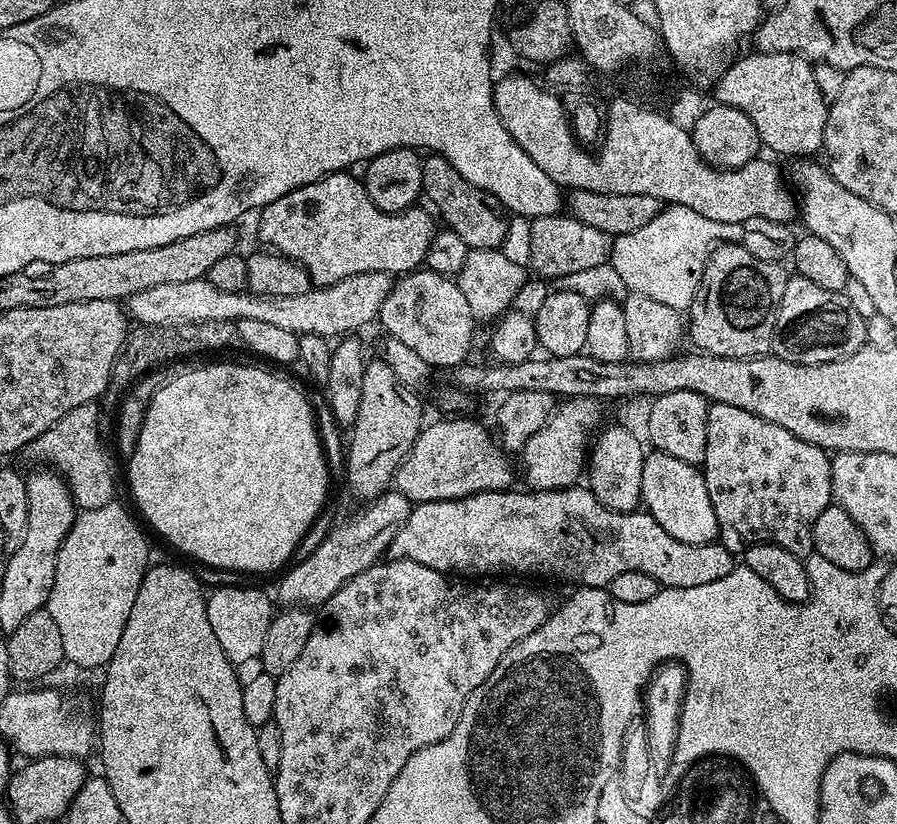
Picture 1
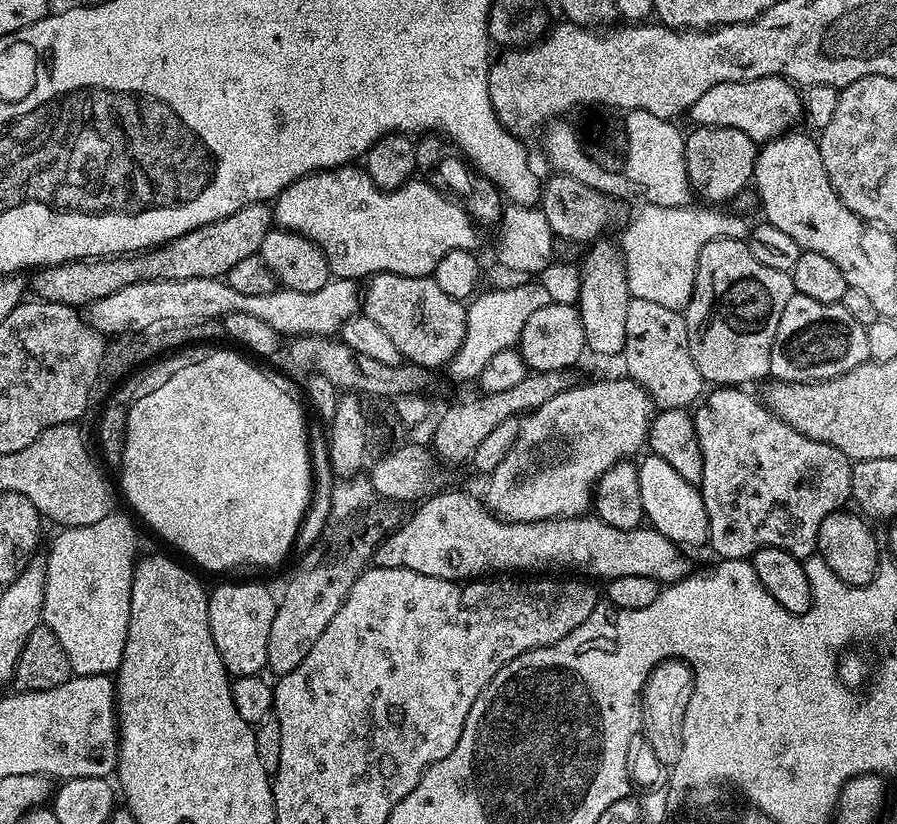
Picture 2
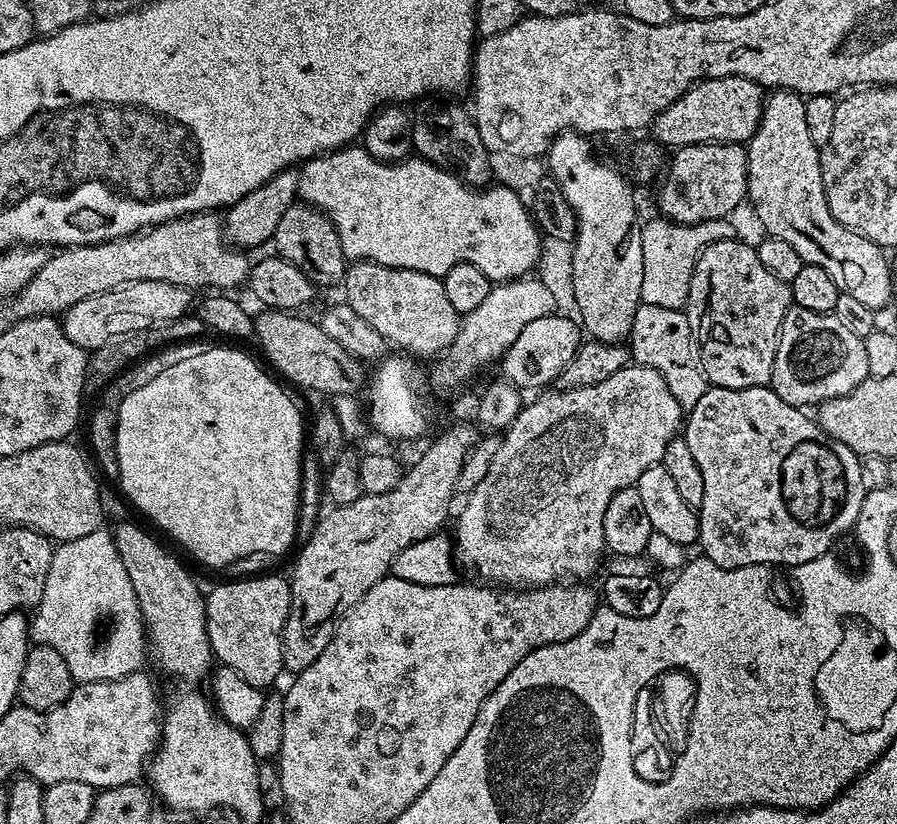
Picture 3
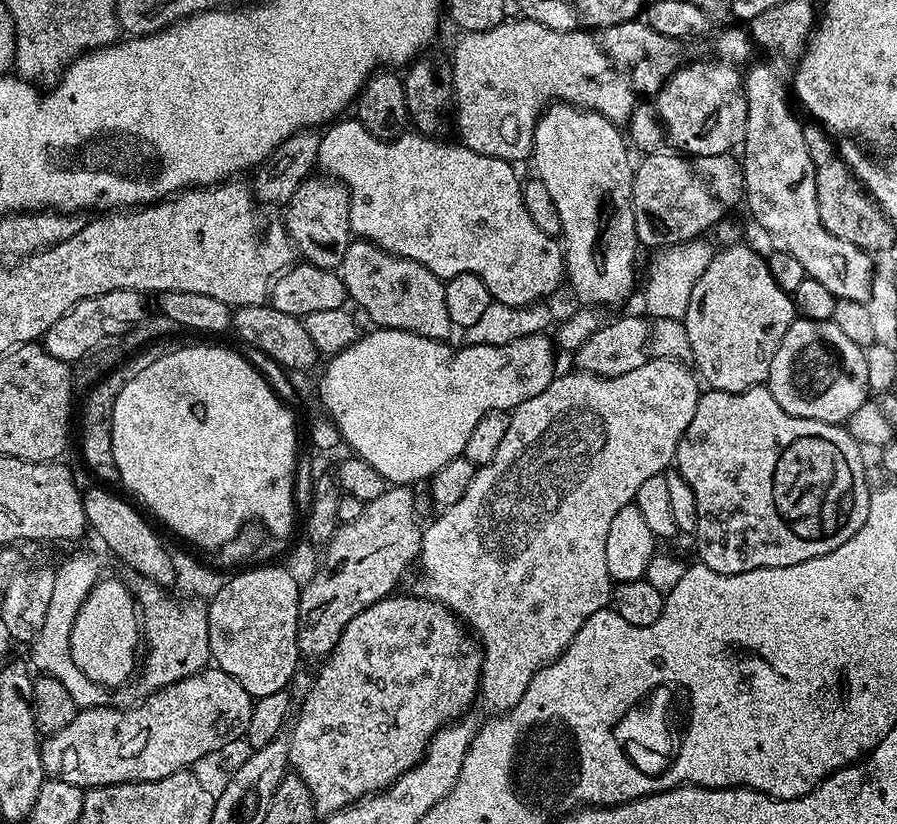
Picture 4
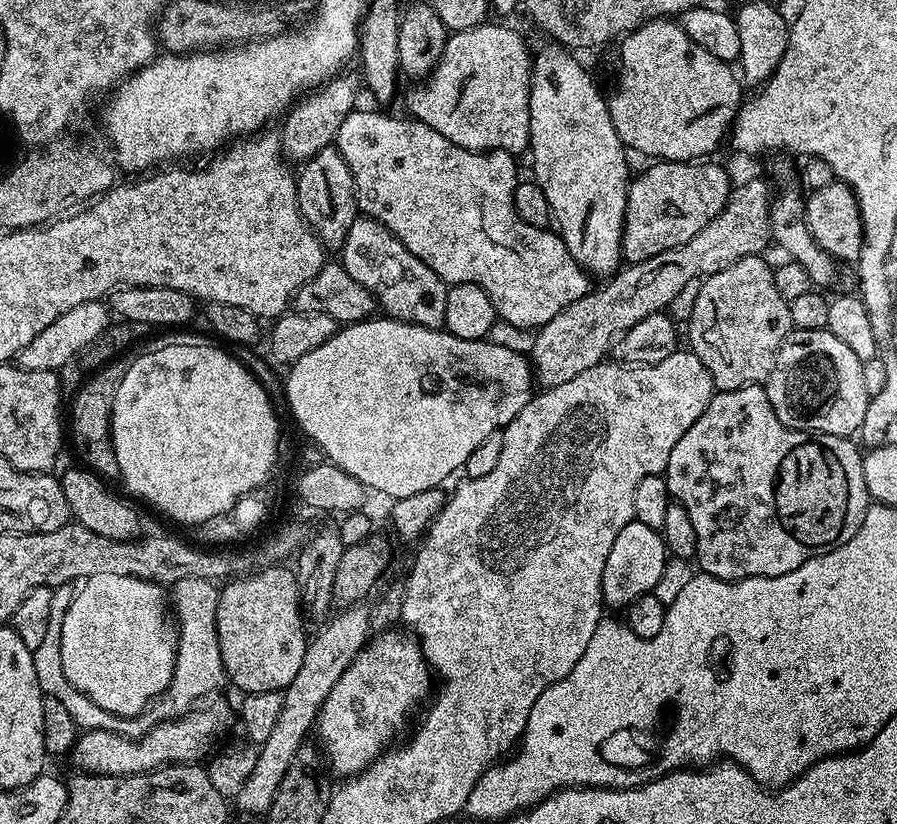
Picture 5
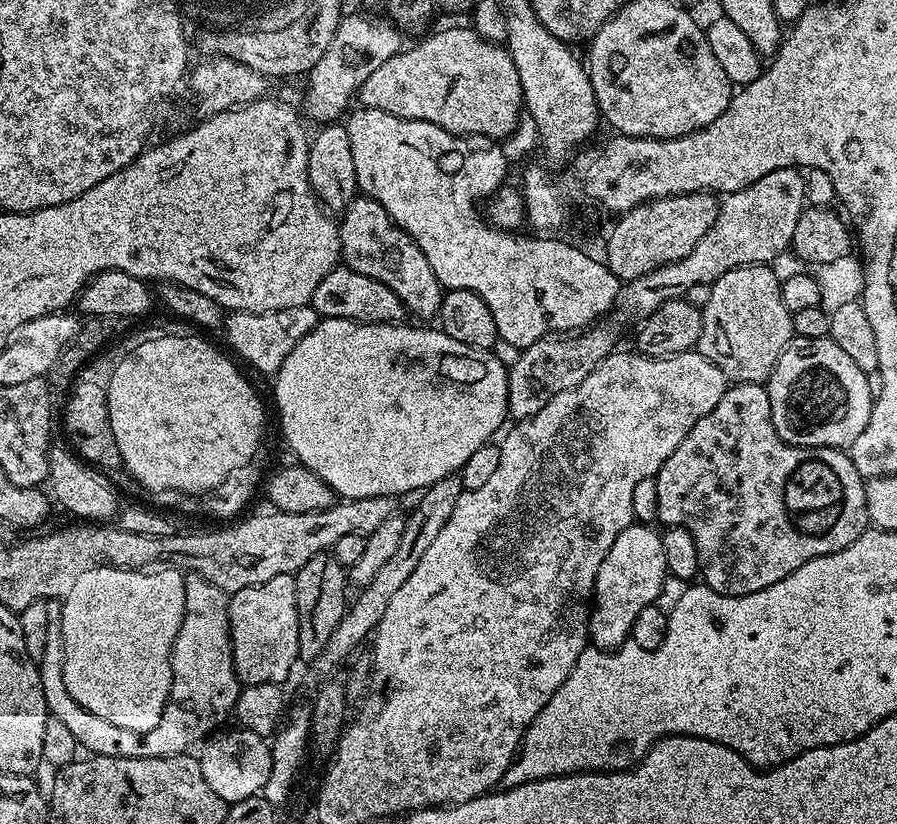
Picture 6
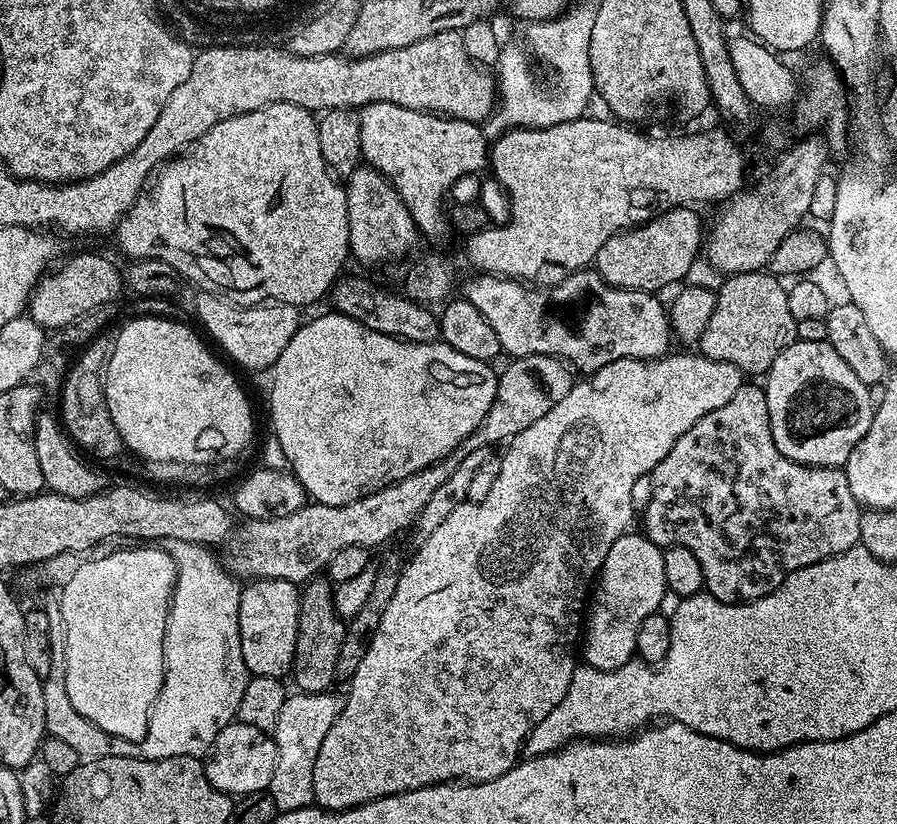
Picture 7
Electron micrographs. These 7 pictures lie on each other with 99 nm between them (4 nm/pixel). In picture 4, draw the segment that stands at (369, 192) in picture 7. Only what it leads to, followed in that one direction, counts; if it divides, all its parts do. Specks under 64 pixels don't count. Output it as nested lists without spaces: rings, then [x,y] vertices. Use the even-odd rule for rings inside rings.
[[[356,238],[348,245],[338,271],[348,291],[348,300],[356,303],[373,320],[373,325],[406,330],[431,340],[447,341],[448,335],[454,332],[446,310],[444,281],[426,270],[426,266]]]

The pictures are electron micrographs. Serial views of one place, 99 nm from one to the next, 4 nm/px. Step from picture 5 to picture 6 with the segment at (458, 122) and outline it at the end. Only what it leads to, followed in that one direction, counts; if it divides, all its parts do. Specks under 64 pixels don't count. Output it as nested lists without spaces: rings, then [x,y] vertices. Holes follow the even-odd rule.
[[[470,26],[434,32],[416,42],[421,44],[413,48],[405,47],[394,54],[394,58],[386,58],[386,62],[382,62],[382,66],[378,66],[378,70],[374,70],[366,82],[362,82],[358,93],[359,103],[365,108],[386,110],[386,114],[394,114],[398,118],[425,120],[434,126],[442,126],[442,130],[453,132],[456,136],[503,141],[518,126],[524,102],[522,86],[518,82],[518,66],[514,66],[507,47],[492,44]]]

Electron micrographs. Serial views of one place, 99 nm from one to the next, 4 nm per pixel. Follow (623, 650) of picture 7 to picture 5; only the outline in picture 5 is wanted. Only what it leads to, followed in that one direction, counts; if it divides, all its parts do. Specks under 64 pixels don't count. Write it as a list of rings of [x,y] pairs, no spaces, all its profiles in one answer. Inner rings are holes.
[[[637,520],[622,526],[618,538],[614,538],[614,546],[610,546],[606,570],[602,570],[602,594],[605,605],[609,609],[623,609],[633,604],[638,597],[649,595],[655,589],[658,578],[662,578],[662,570],[668,559],[670,557],[664,546],[664,538],[657,529]]]

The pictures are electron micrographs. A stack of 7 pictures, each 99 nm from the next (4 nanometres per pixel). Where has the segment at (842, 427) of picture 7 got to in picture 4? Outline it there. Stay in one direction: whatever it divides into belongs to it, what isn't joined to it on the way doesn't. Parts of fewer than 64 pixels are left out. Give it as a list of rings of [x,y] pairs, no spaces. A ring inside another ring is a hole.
[[[797,318],[786,330],[774,362],[770,362],[766,387],[774,402],[794,418],[843,425],[870,396],[864,349],[854,346],[831,320]]]

